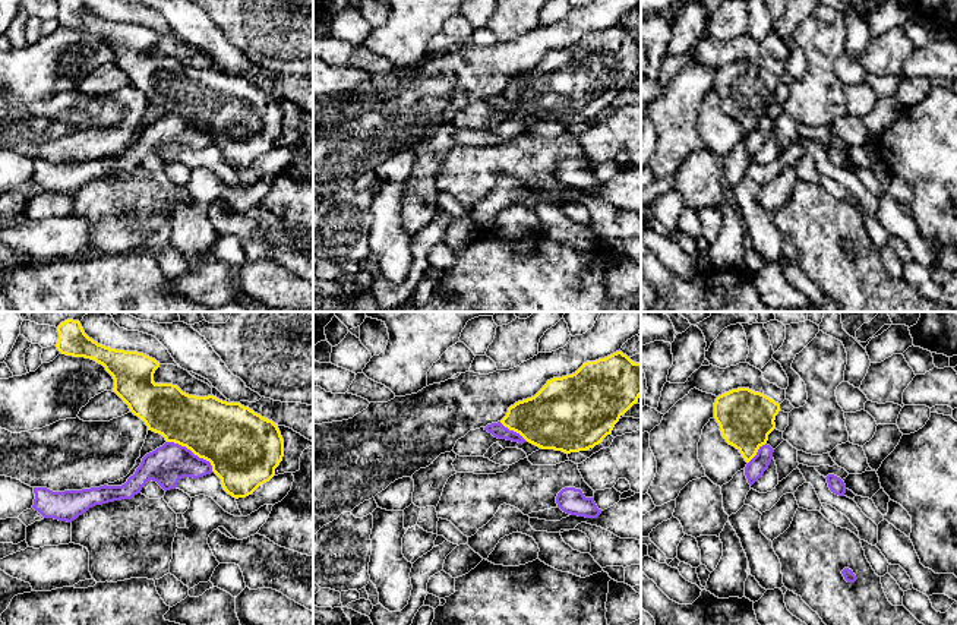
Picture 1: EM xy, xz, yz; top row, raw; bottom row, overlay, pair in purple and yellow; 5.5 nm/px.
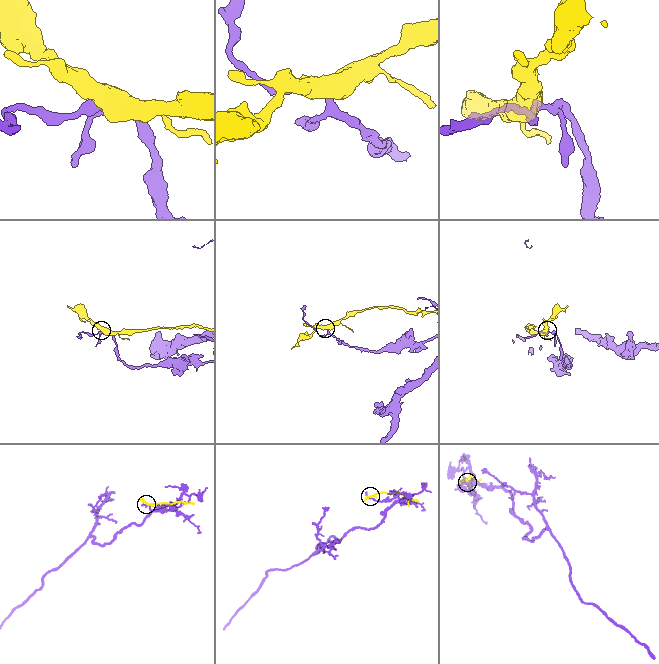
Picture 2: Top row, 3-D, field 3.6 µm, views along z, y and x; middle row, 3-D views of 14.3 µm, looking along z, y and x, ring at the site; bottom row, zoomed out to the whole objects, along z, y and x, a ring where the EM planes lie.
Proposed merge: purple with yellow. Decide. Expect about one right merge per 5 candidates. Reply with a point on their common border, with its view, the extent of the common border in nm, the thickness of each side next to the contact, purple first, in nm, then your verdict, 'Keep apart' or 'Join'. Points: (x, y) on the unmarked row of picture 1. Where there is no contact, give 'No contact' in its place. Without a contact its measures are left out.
Touches purple at xy (192, 125). Shared border 320 nm. Thickness 220 nm (purple) against 380 nm. Keep apart

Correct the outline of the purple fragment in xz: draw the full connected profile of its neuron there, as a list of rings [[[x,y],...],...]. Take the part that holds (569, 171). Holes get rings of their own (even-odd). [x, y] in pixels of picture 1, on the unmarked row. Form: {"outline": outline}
{"outline": [[[565,160],[556,168],[558,180],[563,184],[585,190],[597,190],[601,181],[597,180],[594,170],[585,170],[581,161]]]}

